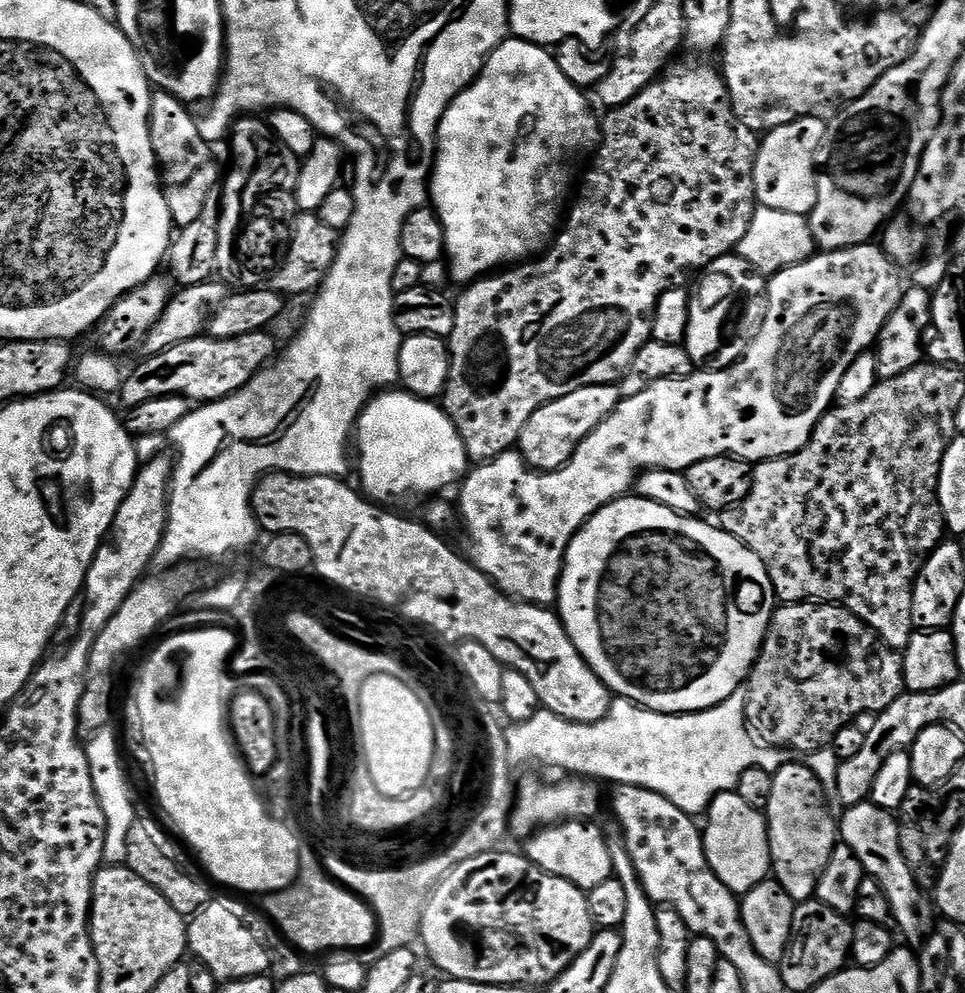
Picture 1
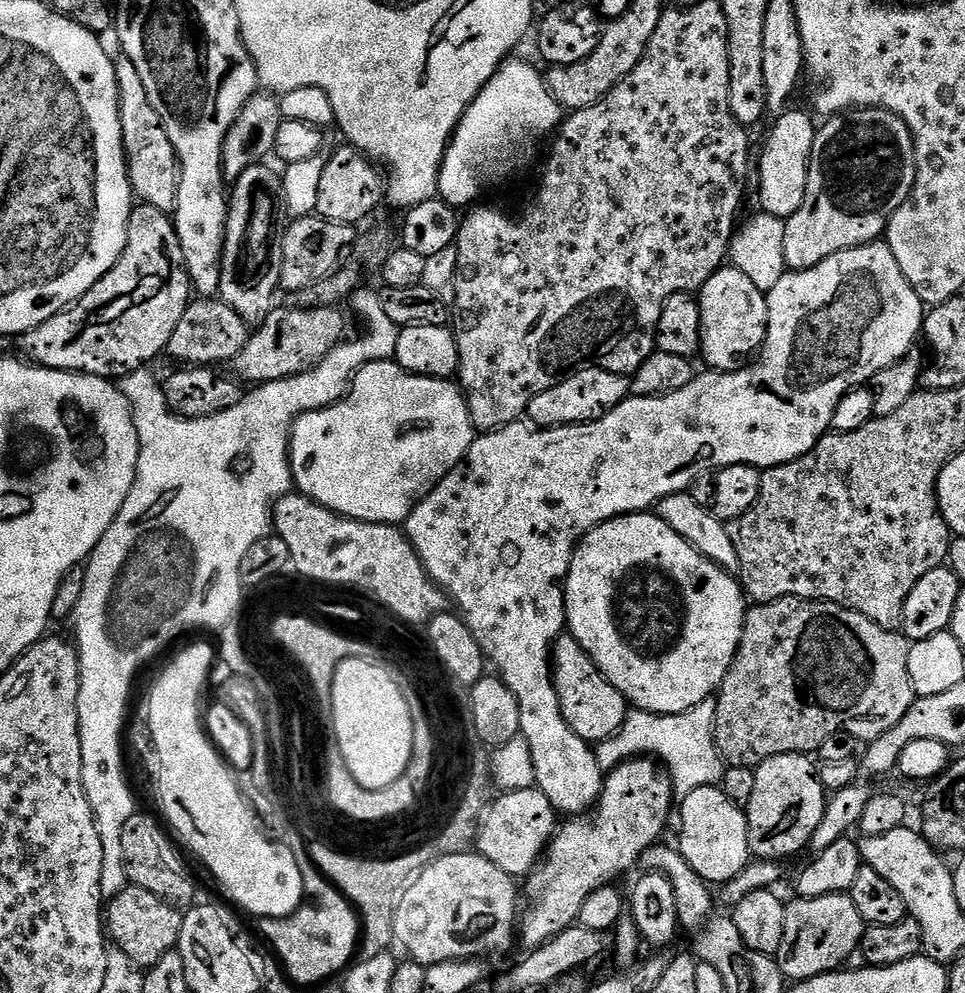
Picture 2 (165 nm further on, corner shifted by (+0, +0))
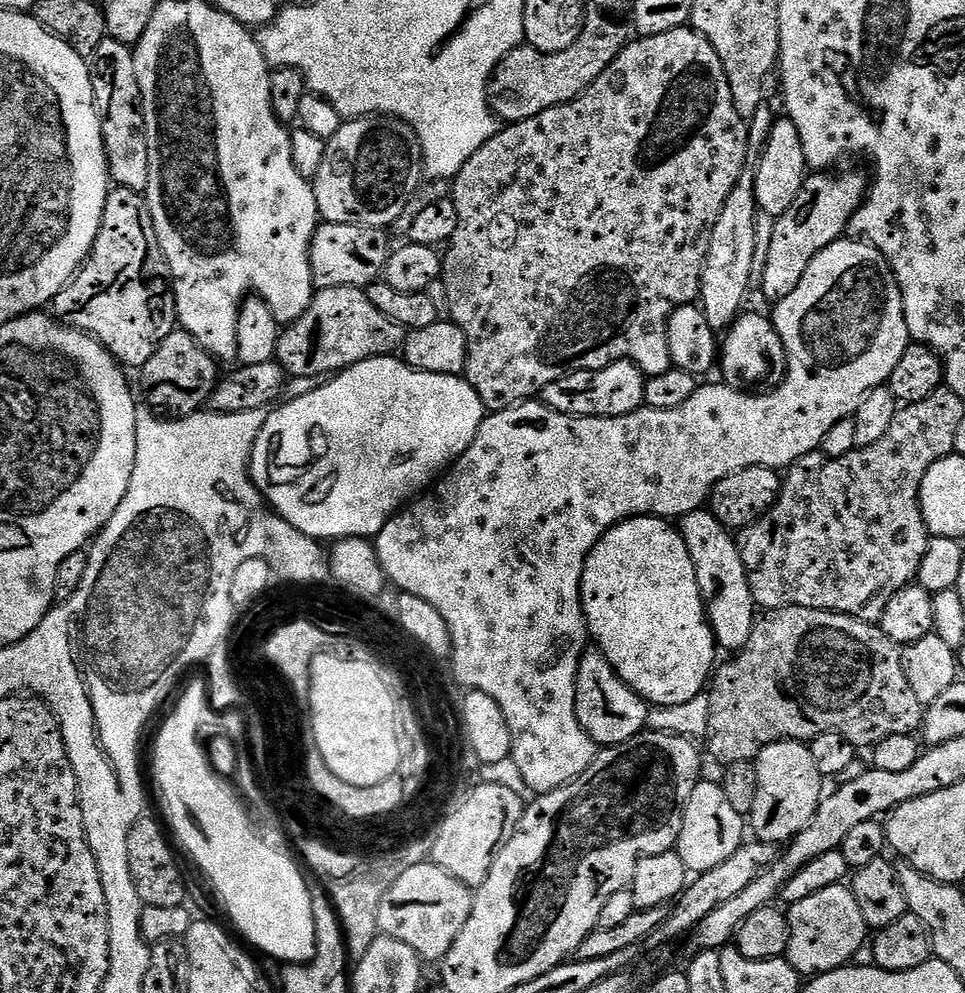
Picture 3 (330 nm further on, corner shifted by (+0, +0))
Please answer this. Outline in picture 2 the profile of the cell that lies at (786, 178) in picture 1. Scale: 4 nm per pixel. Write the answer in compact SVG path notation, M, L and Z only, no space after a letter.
M785 111L777 115L764 140L764 149L760 152L760 204L769 216L777 216L787 221L794 215L798 206L806 198L806 182L810 170L812 147L818 127L817 121L804 112Z

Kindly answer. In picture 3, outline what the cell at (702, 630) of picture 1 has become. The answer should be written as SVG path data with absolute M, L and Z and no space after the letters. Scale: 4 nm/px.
M634 516L631 520L623 520L604 533L603 538L594 546L594 550L584 559L584 573L580 583L580 601L584 607L584 620L588 623L589 637L595 647L614 666L616 673L626 682L626 686L634 689L639 696L657 708L666 706L682 706L682 702L690 702L690 698L698 698L709 687L710 677L717 667L716 652L718 645L712 627L708 625L708 613L704 610L704 599L698 590L698 578L694 574L694 562L690 562L690 554L686 550L686 542L680 537L679 531L672 528L667 519L658 516Z

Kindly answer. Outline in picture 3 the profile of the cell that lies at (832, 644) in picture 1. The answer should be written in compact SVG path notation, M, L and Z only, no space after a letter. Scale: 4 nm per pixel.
M786 606L785 608L769 608L757 615L756 621L752 624L750 638L746 646L741 648L731 658L715 669L710 680L710 687L706 694L710 698L710 722L708 723L708 752L723 766L731 766L738 762L755 761L758 754L766 746L770 746L779 740L799 740L811 742L818 734L827 732L841 732L850 738L850 742L856 744L857 749L868 750L878 742L890 738L894 734L912 734L924 723L924 708L918 702L914 690L910 690L910 682L906 682L906 670L902 666L900 653L901 645L896 644L883 632L875 623L867 620L859 620L853 616L847 616L841 612L827 612L826 610L814 610L806 606Z

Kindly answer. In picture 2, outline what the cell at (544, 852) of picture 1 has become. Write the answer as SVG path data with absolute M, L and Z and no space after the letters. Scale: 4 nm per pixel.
M533 786L504 792L484 809L474 848L487 860L494 862L498 870L510 874L513 878L524 878L537 867L545 848L556 835L557 827L558 813L550 798L546 798L546 794L542 794L539 788Z

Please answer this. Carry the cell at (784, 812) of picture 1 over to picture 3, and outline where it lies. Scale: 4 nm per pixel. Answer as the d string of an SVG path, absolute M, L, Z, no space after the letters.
M779 740L766 746L754 763L758 770L758 795L750 813L751 835L767 844L787 845L814 818L825 781L818 774L818 766L814 766L808 744L799 740Z

